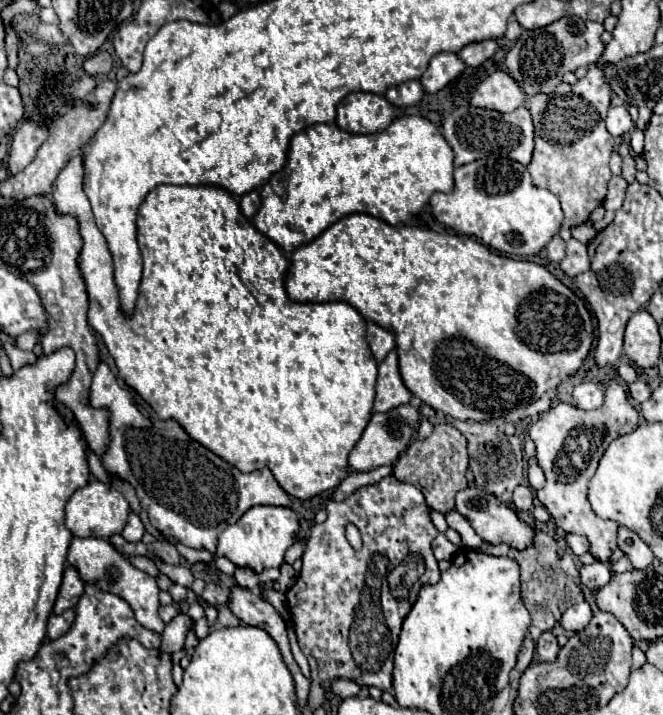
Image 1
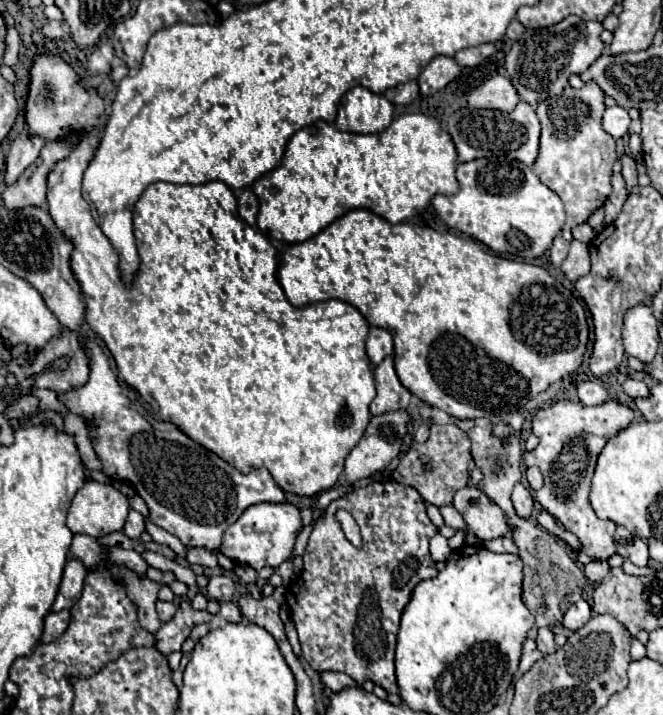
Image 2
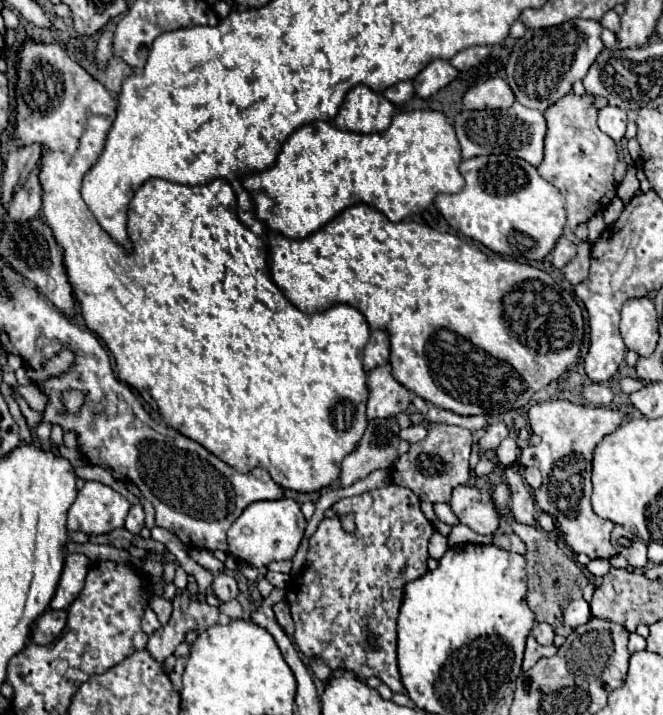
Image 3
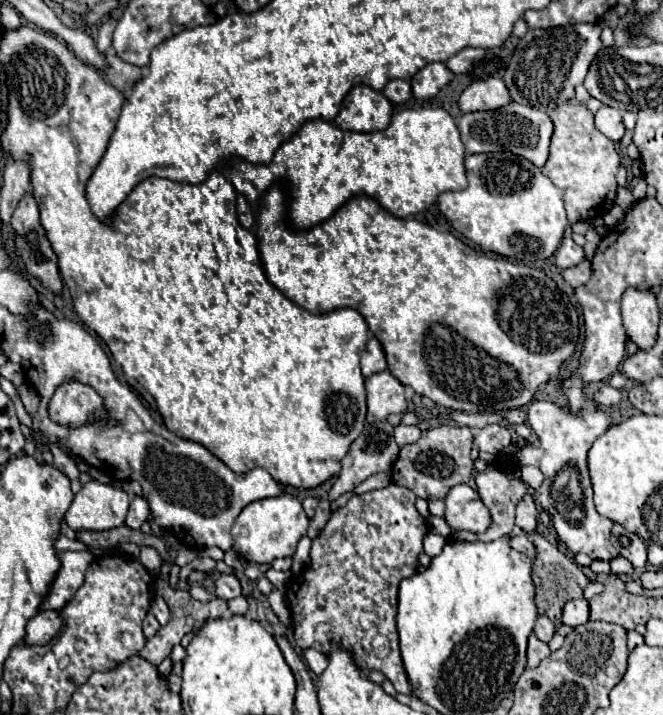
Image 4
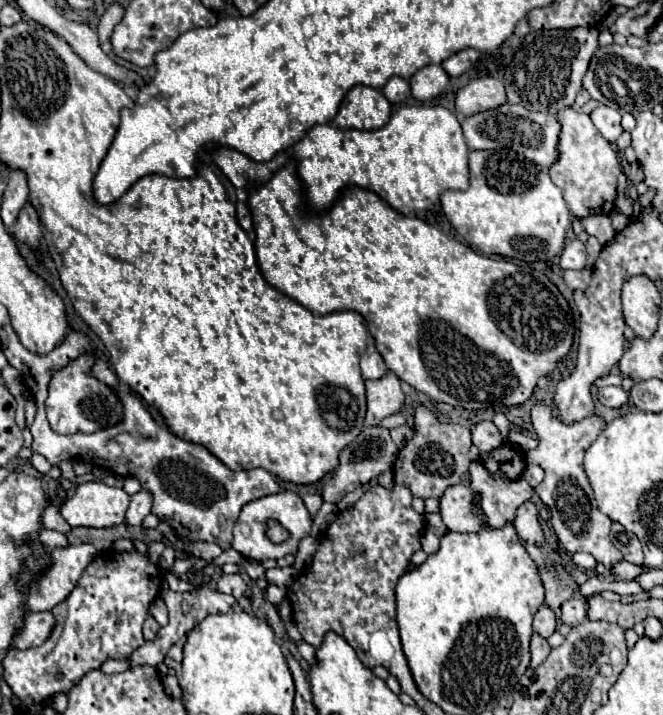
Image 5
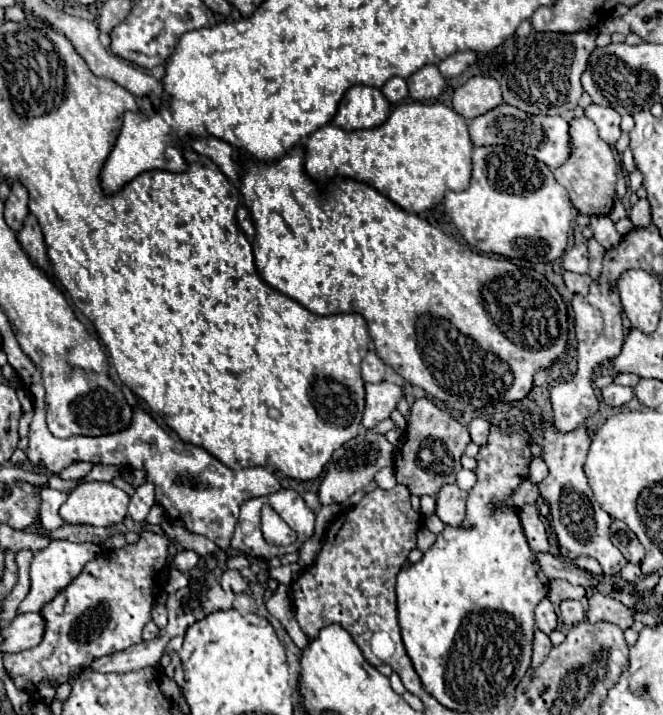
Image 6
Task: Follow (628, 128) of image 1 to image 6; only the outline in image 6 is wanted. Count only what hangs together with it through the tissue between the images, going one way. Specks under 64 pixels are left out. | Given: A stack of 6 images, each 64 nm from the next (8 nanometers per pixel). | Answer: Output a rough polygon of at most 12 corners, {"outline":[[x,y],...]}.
{"outline":[[590,104],[584,114],[610,146],[620,138],[620,114]]}

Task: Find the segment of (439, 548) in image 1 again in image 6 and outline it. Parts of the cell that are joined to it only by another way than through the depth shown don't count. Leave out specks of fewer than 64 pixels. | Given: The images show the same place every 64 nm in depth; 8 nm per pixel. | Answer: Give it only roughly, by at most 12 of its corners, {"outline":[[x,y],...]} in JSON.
{"outline":[[428,528],[418,532],[418,550],[426,552],[436,542]]}

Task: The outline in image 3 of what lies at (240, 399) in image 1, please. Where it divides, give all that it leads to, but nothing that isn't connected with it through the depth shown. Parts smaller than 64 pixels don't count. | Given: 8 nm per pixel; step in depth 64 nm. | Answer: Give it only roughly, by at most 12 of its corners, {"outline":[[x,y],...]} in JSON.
{"outline":[[18,54],[80,314],[164,422],[282,488],[340,476],[370,336],[272,282],[232,186],[80,196],[116,100]]}

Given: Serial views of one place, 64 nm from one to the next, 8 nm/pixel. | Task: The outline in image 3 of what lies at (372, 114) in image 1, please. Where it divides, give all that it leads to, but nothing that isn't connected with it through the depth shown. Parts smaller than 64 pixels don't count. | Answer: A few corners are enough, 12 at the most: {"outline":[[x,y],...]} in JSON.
{"outline":[[354,86],[334,118],[348,132],[382,132],[394,106]]}

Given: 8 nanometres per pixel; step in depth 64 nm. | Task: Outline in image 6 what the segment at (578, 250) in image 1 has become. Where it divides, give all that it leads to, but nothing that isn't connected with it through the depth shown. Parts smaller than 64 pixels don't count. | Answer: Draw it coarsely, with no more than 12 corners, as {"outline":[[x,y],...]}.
{"outline":[[564,272],[564,284],[572,294],[588,294],[588,274]]}

